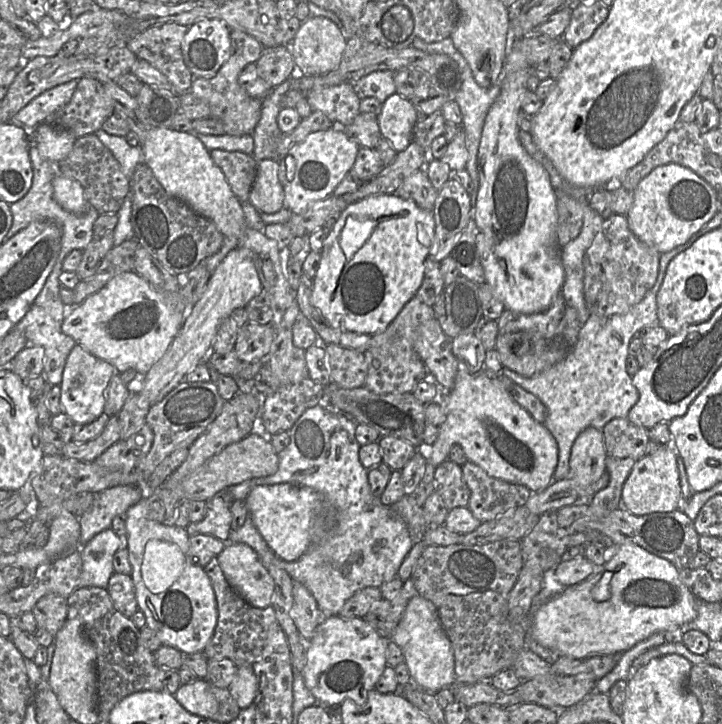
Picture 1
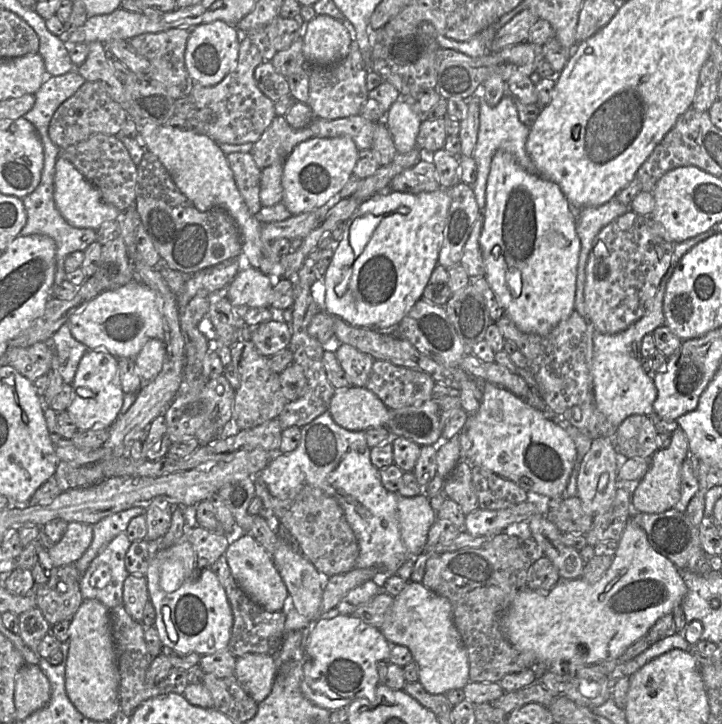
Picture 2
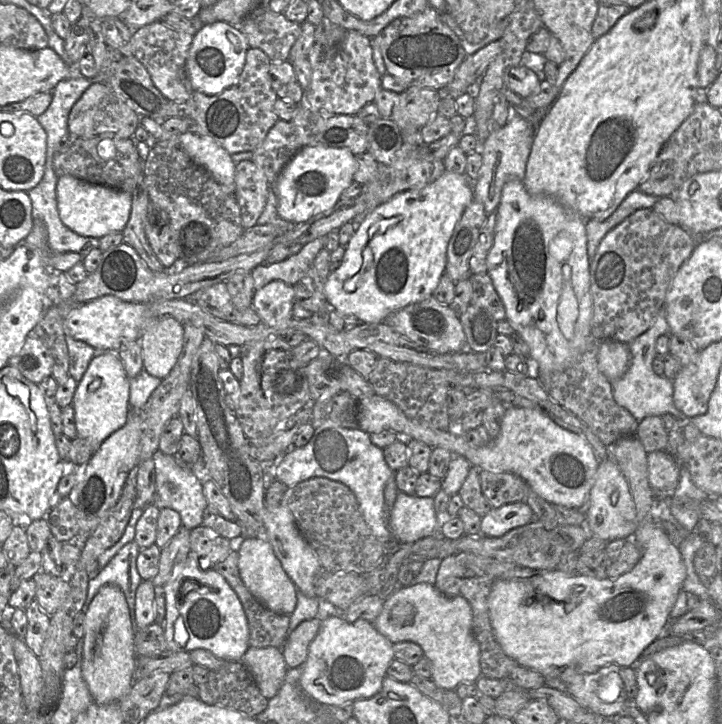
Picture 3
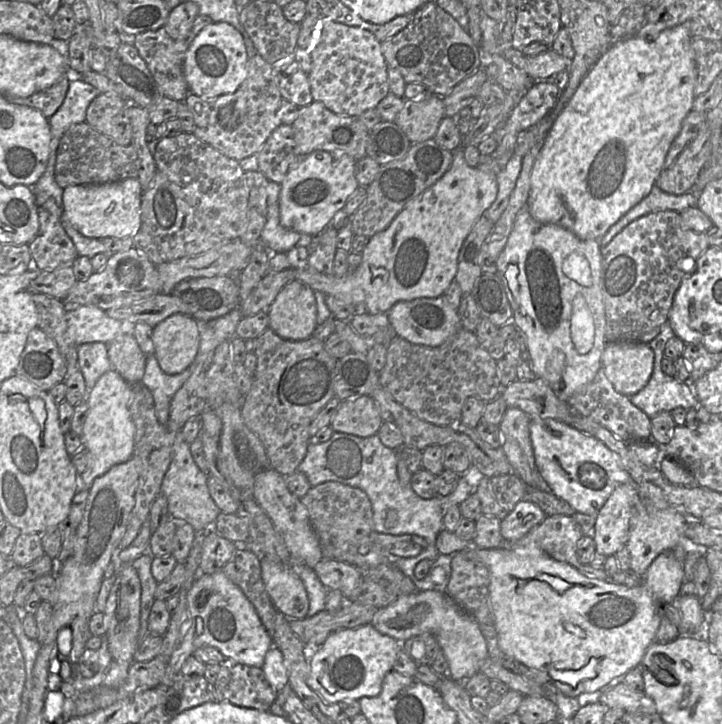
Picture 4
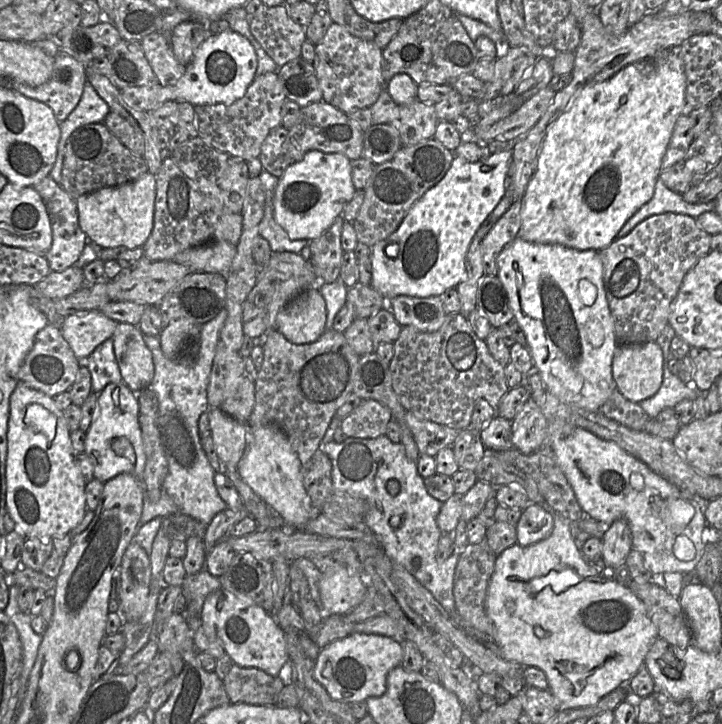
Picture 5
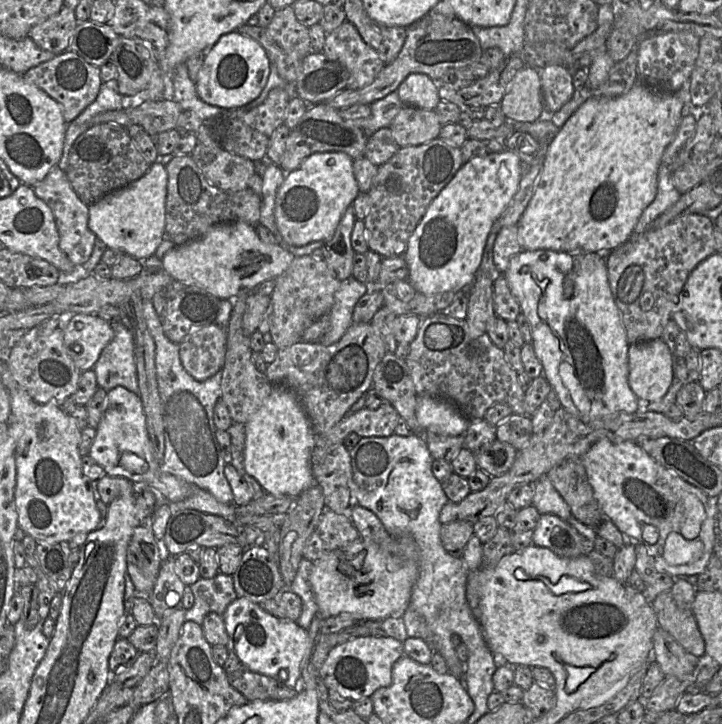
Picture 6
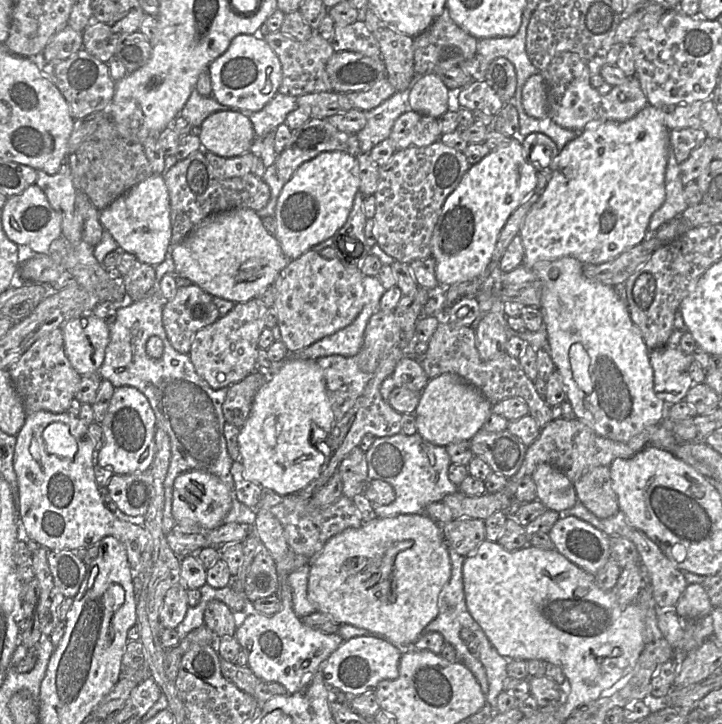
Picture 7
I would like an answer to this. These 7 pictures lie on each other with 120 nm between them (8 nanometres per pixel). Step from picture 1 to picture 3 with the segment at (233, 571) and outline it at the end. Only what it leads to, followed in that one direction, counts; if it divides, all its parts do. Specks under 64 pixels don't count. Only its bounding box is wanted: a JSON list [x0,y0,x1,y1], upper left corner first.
[234,537,298,615]

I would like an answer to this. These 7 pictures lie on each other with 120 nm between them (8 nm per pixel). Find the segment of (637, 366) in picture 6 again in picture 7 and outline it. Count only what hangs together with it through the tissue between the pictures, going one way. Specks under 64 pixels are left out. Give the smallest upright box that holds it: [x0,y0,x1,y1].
[650,345,694,404]

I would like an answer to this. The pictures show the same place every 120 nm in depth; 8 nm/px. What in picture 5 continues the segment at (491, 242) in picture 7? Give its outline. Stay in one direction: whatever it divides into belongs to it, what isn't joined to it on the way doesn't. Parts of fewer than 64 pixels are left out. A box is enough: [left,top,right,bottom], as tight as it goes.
[370,150,512,298]

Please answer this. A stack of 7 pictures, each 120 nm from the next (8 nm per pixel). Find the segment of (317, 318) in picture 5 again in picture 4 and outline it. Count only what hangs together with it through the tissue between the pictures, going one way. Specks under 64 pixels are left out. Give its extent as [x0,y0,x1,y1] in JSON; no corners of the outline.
[267,280,317,340]

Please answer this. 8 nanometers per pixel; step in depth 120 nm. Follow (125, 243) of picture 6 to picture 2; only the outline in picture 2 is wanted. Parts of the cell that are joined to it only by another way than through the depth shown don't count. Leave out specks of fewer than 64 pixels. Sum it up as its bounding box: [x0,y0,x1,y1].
[54,157,122,230]

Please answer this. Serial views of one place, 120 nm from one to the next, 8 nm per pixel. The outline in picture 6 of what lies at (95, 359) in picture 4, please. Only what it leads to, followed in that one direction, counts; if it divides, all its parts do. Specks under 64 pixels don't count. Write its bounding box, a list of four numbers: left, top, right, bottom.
[92,322,139,395]

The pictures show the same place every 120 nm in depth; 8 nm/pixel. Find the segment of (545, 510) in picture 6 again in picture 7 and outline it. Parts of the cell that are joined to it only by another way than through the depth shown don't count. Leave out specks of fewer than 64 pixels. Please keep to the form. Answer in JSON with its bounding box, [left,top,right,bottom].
[532,463,578,512]

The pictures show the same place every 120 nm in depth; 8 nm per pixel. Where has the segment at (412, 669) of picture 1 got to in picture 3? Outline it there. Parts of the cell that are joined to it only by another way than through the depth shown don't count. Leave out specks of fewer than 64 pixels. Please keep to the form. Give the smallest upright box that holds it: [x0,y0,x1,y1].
[373,583,482,690]

